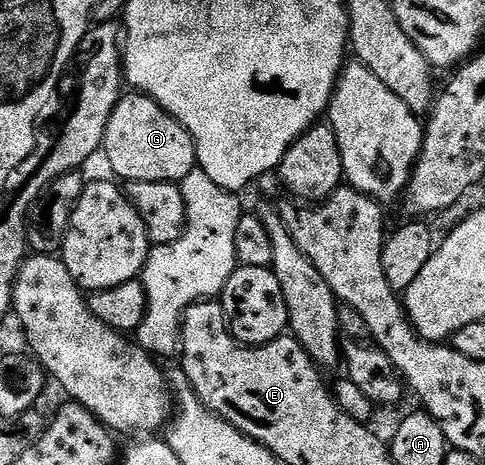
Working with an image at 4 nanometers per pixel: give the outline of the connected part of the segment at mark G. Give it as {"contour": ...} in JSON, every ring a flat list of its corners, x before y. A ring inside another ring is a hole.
{"contour":[[140,93,122,94,115,105,111,121,107,121,103,155,109,158,109,167,118,175,116,178,129,183,167,181,180,184,181,179,197,167,197,150,187,129,149,95]]}

